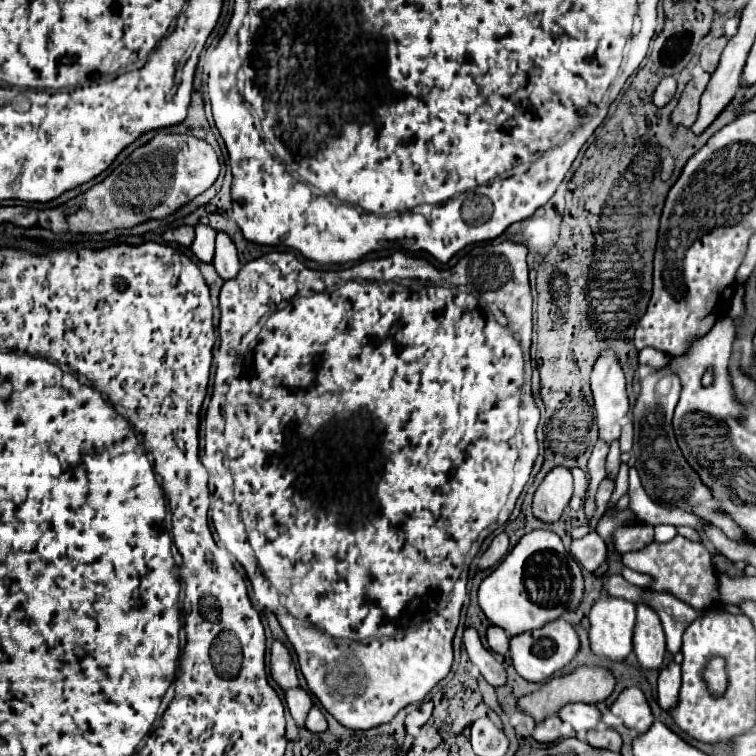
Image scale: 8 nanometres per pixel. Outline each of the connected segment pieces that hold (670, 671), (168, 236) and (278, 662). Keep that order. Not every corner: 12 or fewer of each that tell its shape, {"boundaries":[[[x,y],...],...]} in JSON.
{"boundaries":[[[682,652],[674,654],[658,678],[662,710],[678,706]],[[180,226],[164,232],[164,240],[190,248],[194,228]],[[272,642],[270,674],[282,690],[296,688],[290,650]]]}

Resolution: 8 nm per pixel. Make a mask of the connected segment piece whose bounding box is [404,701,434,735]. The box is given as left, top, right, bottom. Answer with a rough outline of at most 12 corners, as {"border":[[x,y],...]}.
{"border":[[433,702],[420,704],[405,718],[405,728],[409,731],[420,729],[433,712]]}

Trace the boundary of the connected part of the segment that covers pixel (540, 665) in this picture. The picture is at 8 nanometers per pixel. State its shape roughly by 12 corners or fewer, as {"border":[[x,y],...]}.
{"border":[[556,618],[510,638],[510,660],[544,682],[578,648],[574,626]]}

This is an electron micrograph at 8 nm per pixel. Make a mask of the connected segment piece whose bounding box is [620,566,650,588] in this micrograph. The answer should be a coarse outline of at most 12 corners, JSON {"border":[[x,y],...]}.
{"border":[[626,566],[620,570],[626,582],[640,586],[648,586],[650,578],[642,576]]}

